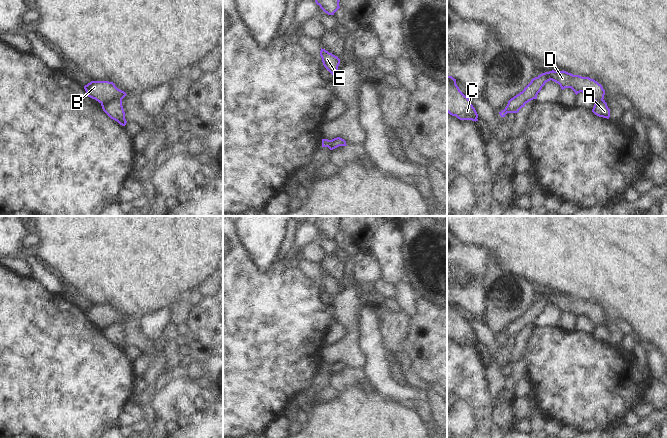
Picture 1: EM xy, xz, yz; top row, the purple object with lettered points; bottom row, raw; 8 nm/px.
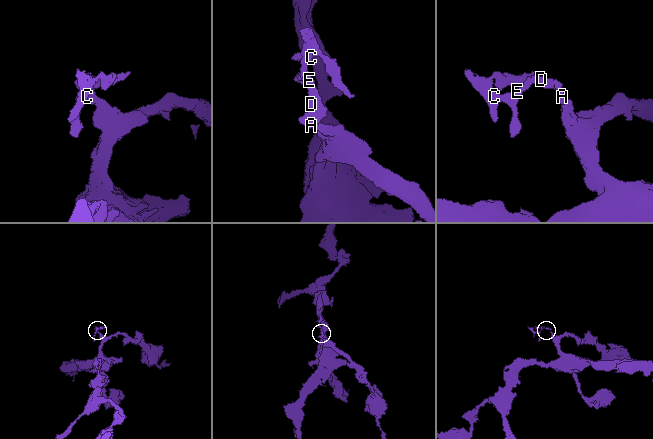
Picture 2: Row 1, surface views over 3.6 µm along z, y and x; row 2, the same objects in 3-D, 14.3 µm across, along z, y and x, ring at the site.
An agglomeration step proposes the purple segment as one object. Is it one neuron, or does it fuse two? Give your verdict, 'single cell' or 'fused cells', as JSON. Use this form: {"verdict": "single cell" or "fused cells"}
{"verdict": "fused cells"}

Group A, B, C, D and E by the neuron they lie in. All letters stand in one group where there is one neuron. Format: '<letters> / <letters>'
A / B C D E

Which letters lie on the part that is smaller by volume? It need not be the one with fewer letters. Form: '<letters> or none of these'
B, C, D, E

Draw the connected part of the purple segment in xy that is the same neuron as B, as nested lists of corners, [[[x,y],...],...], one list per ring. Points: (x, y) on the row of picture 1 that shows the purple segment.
[[[91,81],[84,86],[88,97],[95,99],[99,103],[123,99],[127,94],[118,89],[113,82]]]

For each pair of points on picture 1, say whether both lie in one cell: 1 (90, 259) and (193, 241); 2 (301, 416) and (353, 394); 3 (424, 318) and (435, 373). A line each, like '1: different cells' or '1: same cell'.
1: same cell
2: different cells
3: same cell

